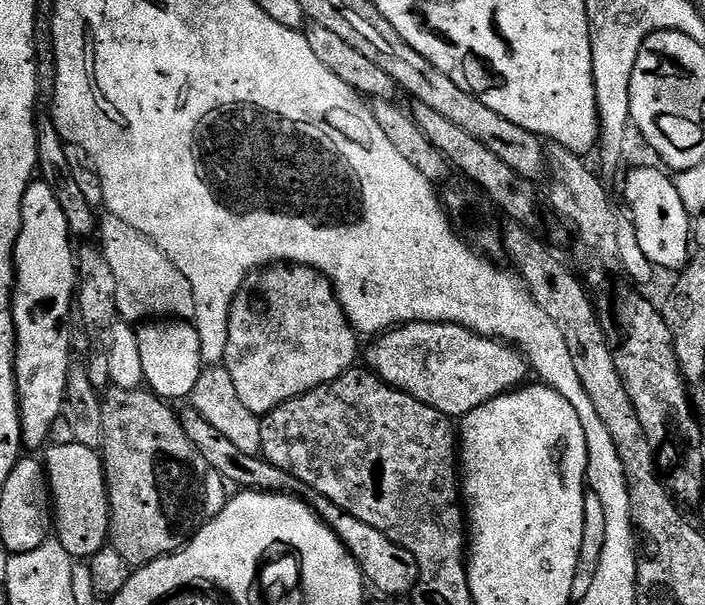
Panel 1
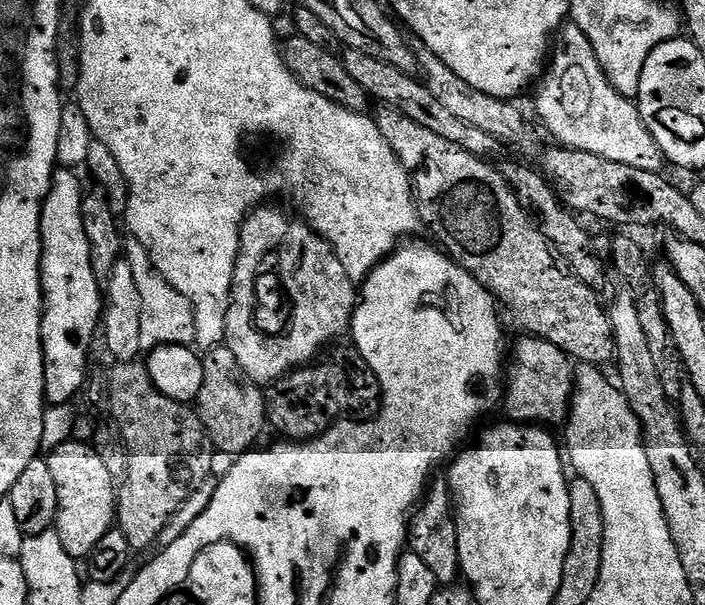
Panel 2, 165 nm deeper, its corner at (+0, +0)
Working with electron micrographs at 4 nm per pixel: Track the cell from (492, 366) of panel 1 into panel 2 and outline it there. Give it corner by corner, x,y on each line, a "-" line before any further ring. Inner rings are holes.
531,334
523,337
516,344
516,349
511,349
510,363
506,368
506,391
502,401
503,411
508,411
507,419
521,424
533,426
563,425
570,415
572,406
572,394
576,386
576,373
572,357
566,355
558,346
554,346
545,340
539,340

